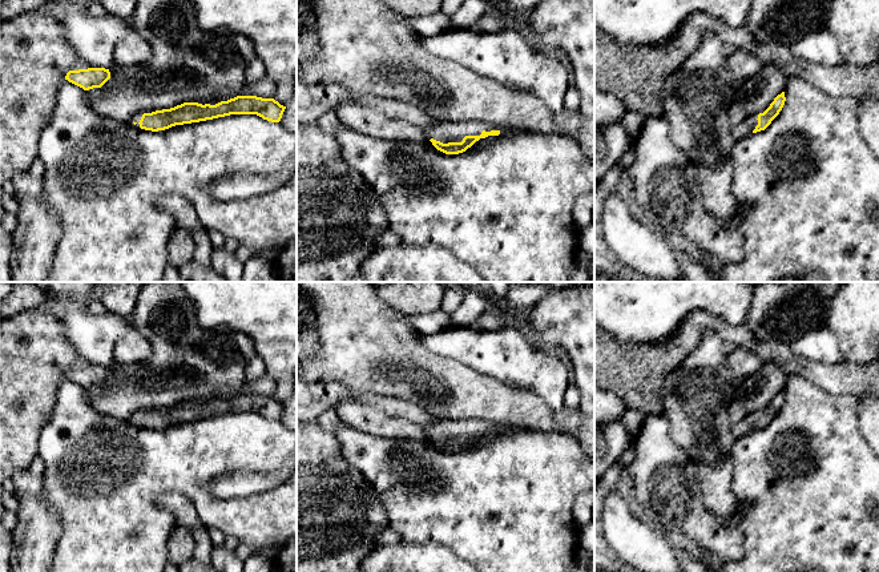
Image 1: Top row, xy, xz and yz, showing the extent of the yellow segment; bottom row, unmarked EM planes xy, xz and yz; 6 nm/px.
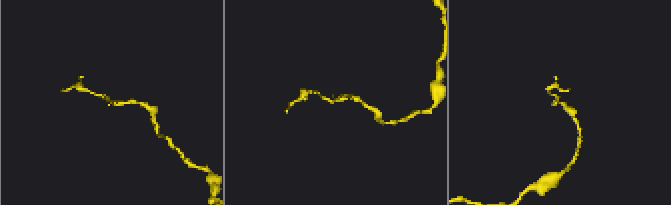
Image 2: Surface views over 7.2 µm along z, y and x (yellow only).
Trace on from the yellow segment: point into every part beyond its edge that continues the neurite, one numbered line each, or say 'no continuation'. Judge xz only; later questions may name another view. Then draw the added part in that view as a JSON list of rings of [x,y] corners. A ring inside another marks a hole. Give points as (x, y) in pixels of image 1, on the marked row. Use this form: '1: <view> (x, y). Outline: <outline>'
1: xz (444, 132). Outline: [[[440,121],[434,126],[423,128],[427,140],[436,140],[443,144],[461,142],[465,136],[480,136],[483,130],[503,130],[500,125],[481,121],[447,122]]]

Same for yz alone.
1: yz (745, 128). Outline: [[[754,113],[754,114],[749,114],[746,117],[745,121],[742,121],[739,125],[734,126],[731,129],[733,133],[733,138],[735,141],[747,137],[750,133],[753,133],[753,130],[755,129],[755,126],[758,125],[758,114],[759,113]]]

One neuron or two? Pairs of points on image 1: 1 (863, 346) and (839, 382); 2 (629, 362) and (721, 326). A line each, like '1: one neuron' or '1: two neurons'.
1: two neurons
2: one neuron

